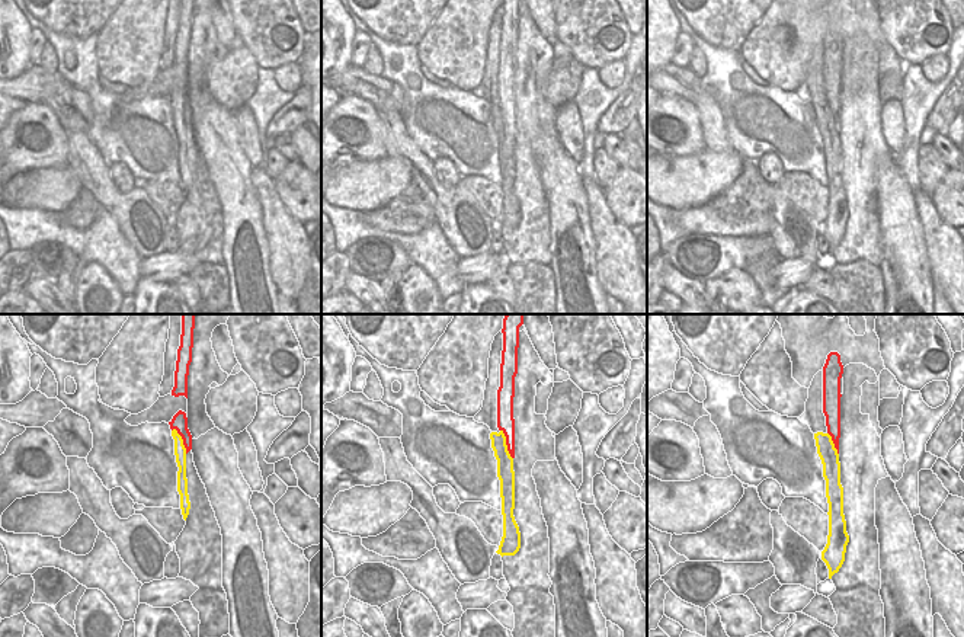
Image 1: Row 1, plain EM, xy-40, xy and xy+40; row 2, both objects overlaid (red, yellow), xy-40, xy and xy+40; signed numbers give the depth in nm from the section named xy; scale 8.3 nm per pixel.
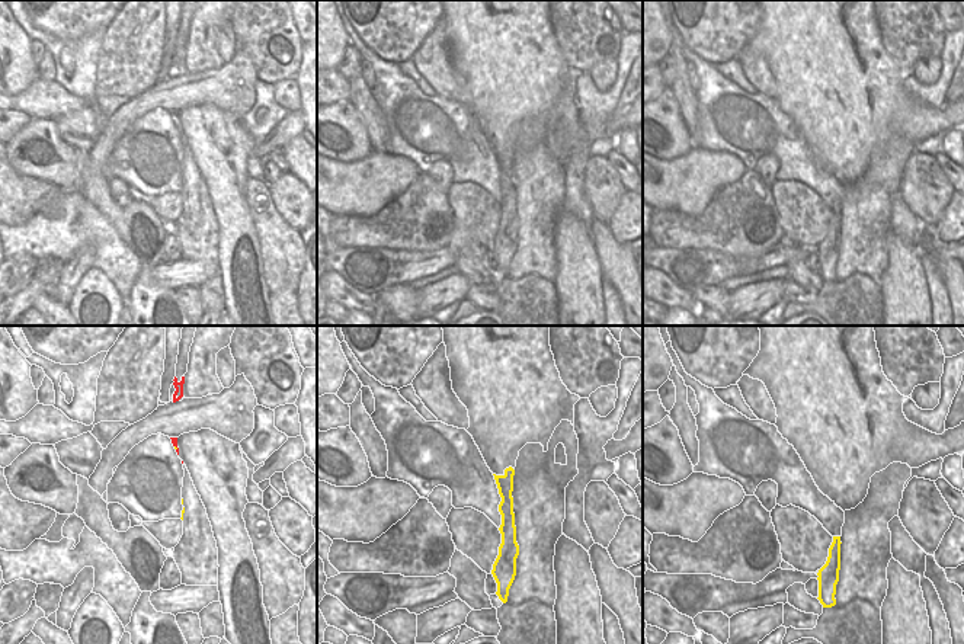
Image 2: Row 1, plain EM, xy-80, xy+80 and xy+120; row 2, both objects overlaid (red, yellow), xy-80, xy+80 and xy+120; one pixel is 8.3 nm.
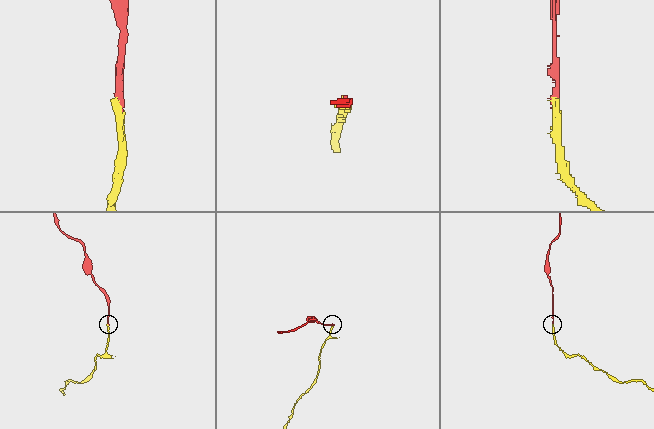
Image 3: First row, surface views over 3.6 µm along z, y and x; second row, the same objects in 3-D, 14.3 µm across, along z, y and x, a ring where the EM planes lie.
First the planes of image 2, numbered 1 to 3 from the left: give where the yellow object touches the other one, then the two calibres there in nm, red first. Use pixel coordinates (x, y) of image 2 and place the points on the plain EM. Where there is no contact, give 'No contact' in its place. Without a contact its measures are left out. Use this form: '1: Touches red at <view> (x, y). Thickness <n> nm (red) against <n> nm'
1: Touches red at xy-80 (176, 121). Thickness 50 nm (red) against 20 nm
2: No contact
3: No contact.

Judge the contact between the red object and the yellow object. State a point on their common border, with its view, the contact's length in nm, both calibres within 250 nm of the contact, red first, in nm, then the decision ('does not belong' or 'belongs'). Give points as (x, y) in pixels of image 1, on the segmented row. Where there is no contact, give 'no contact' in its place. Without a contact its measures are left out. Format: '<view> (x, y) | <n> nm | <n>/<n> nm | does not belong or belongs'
xy (506, 444) | 280 nm | 140/140 nm | does not belong

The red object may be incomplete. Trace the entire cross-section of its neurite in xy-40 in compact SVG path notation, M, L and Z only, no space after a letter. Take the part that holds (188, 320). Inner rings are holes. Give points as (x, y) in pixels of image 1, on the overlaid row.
M182 314L180 346L177 349L174 387L172 390L172 396L174 397L185 396L188 398L188 375L192 362L193 329L195 314Z

